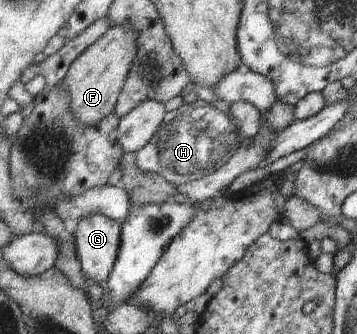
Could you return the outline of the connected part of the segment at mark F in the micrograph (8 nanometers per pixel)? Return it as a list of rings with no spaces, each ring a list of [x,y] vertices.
[[[111,23],[106,33],[78,54],[60,85],[70,93],[70,109],[82,127],[92,127],[113,112],[124,79],[127,79],[128,69],[131,69],[132,59],[137,53],[136,33],[130,27]]]

